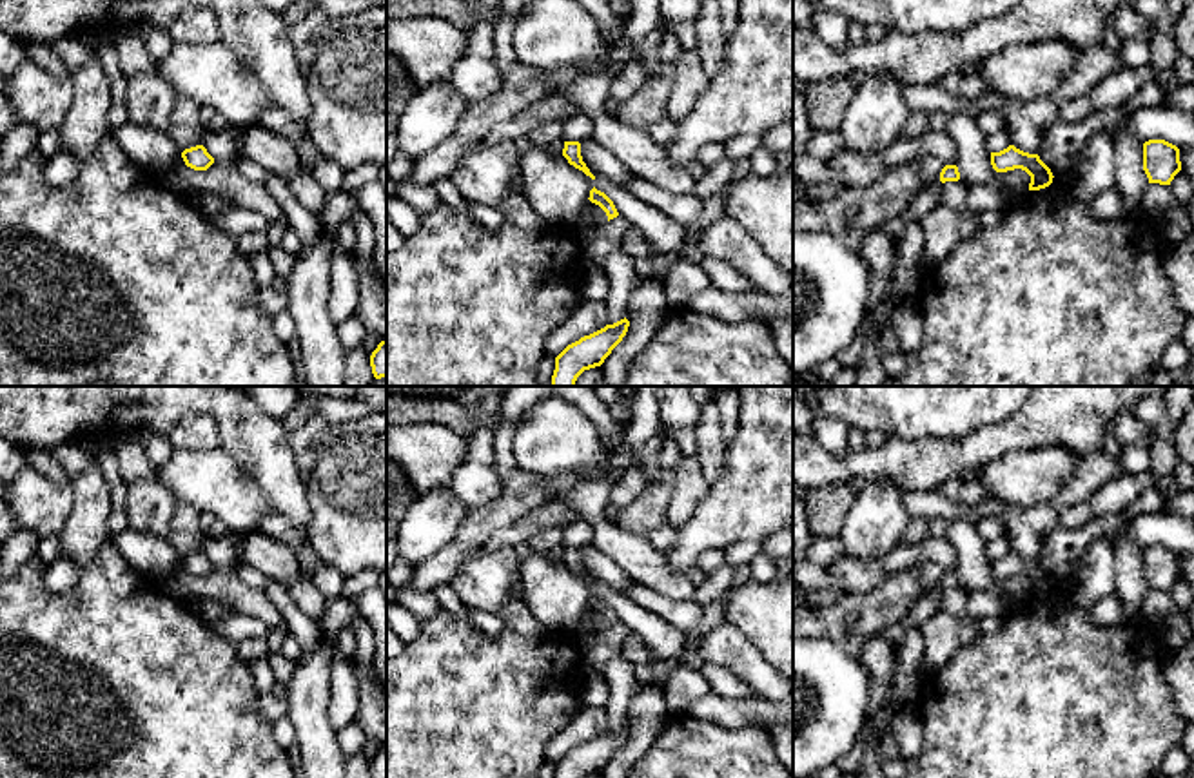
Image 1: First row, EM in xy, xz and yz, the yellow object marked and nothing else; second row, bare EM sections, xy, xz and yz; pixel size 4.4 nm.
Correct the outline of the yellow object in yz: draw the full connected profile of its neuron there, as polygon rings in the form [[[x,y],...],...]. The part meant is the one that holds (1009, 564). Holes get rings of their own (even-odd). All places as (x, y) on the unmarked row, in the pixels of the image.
[[[1014,551],[1000,559],[991,559],[991,571],[996,579],[1022,575],[1031,582],[1029,597],[1040,597],[1052,589],[1051,575],[1040,566],[1038,560],[1029,560]]]

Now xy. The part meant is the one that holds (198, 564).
[[[203,551],[185,555],[181,559],[181,564],[185,571],[194,577],[207,577],[214,569],[214,564],[207,559]]]

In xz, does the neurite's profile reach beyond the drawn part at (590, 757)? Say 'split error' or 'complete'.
complete

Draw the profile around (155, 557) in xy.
[[[127,526],[113,535],[113,544],[136,573],[152,580],[163,582],[174,577],[176,566],[181,562],[167,537],[142,533]]]

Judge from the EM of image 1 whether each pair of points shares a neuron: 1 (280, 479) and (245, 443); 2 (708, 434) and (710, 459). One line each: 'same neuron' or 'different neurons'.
1: same neuron
2: same neuron

